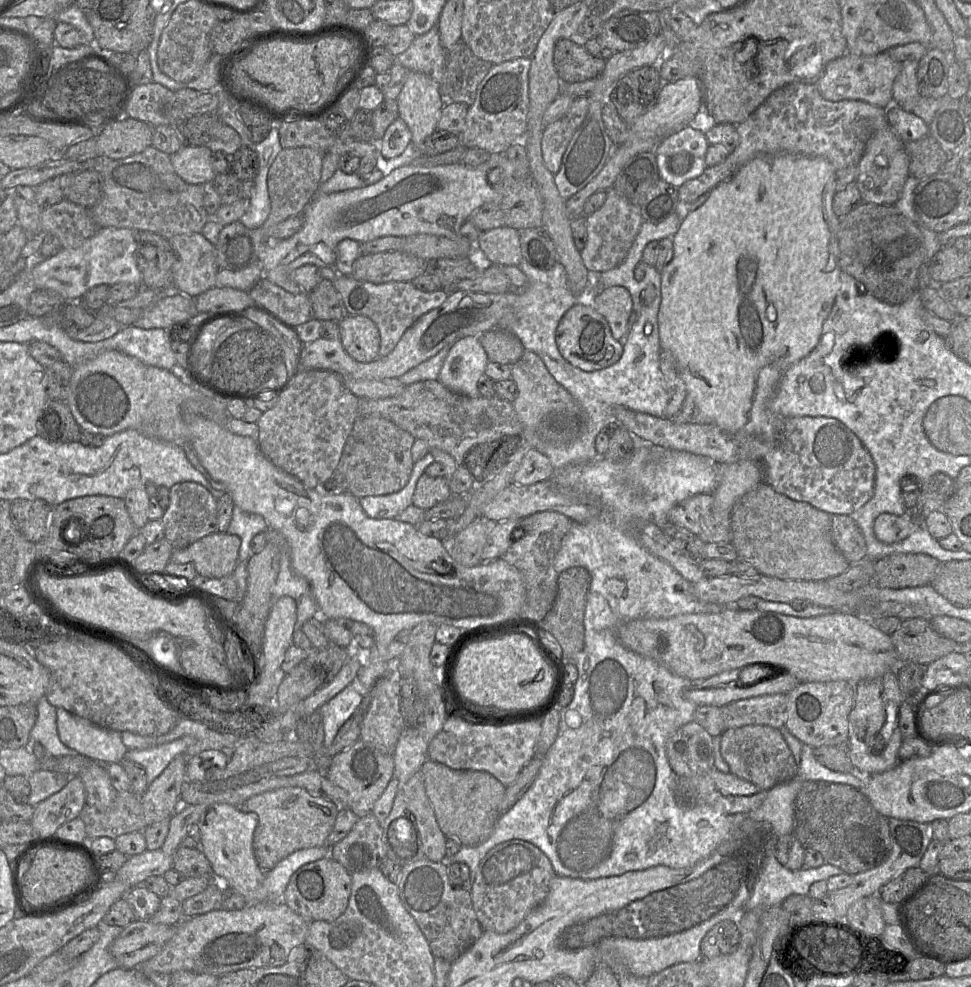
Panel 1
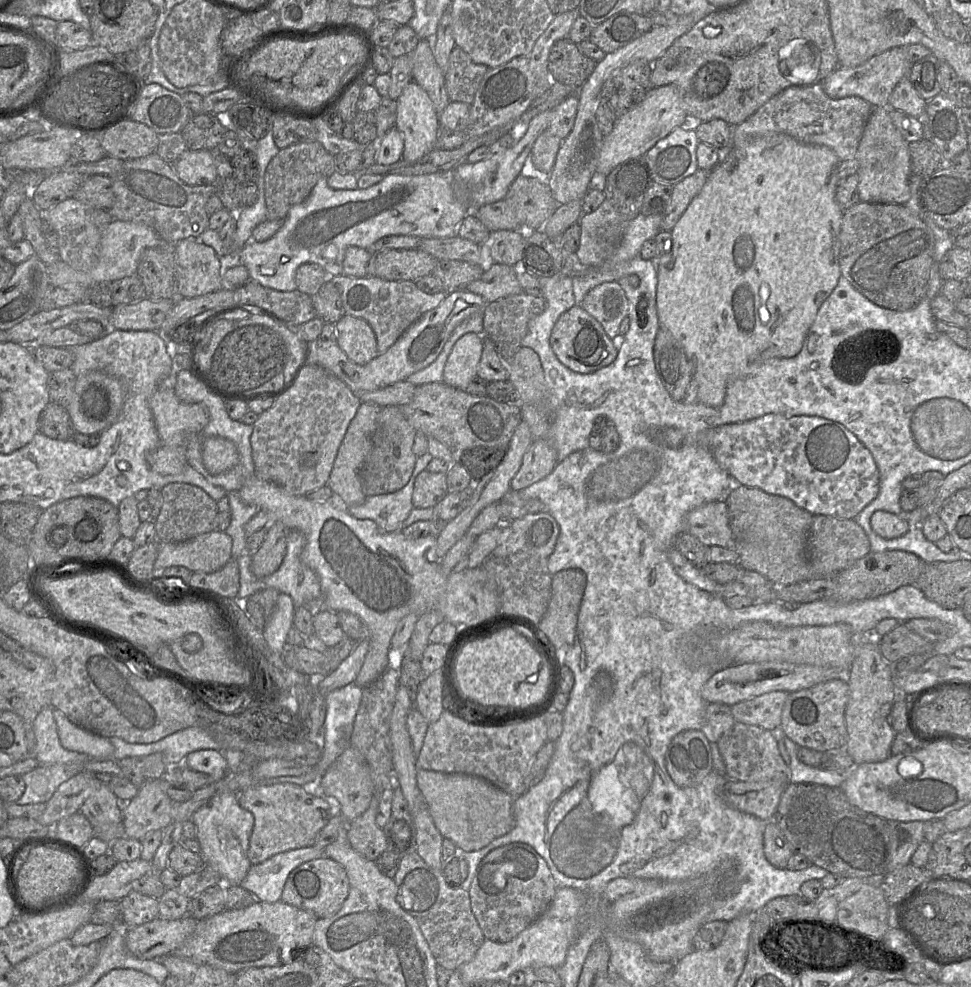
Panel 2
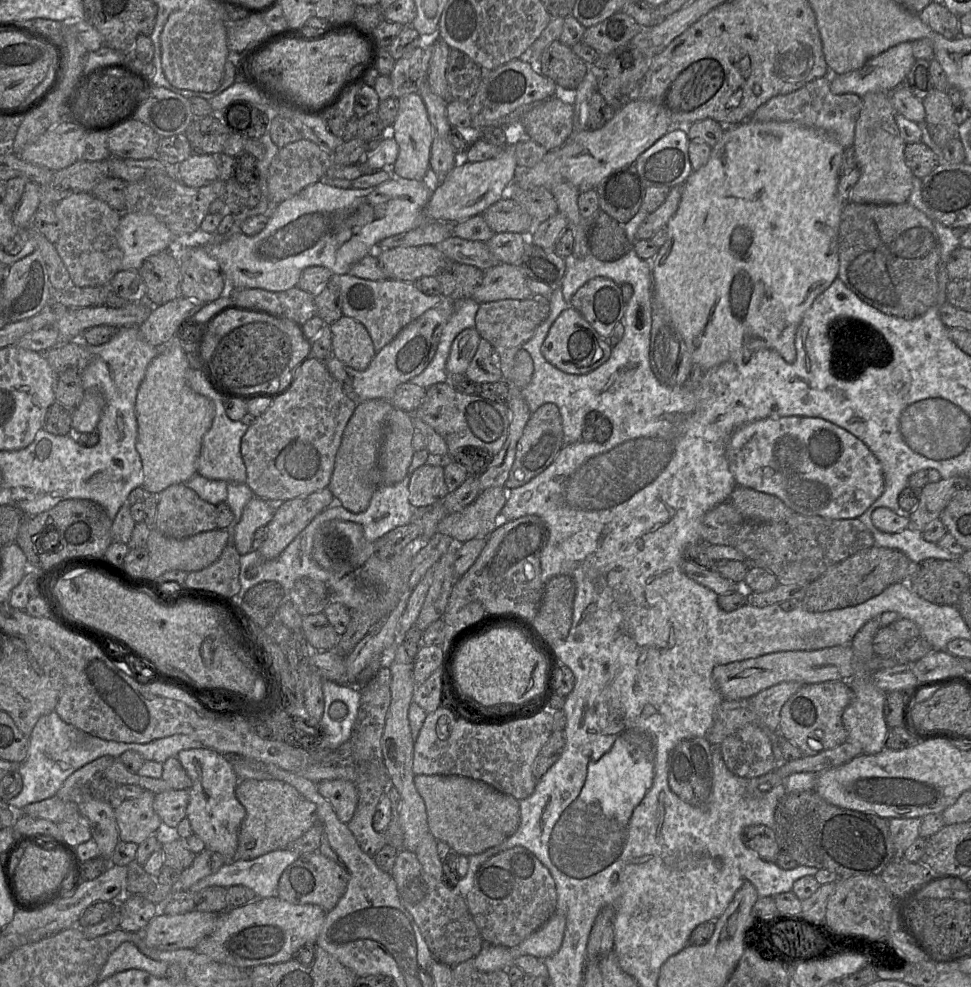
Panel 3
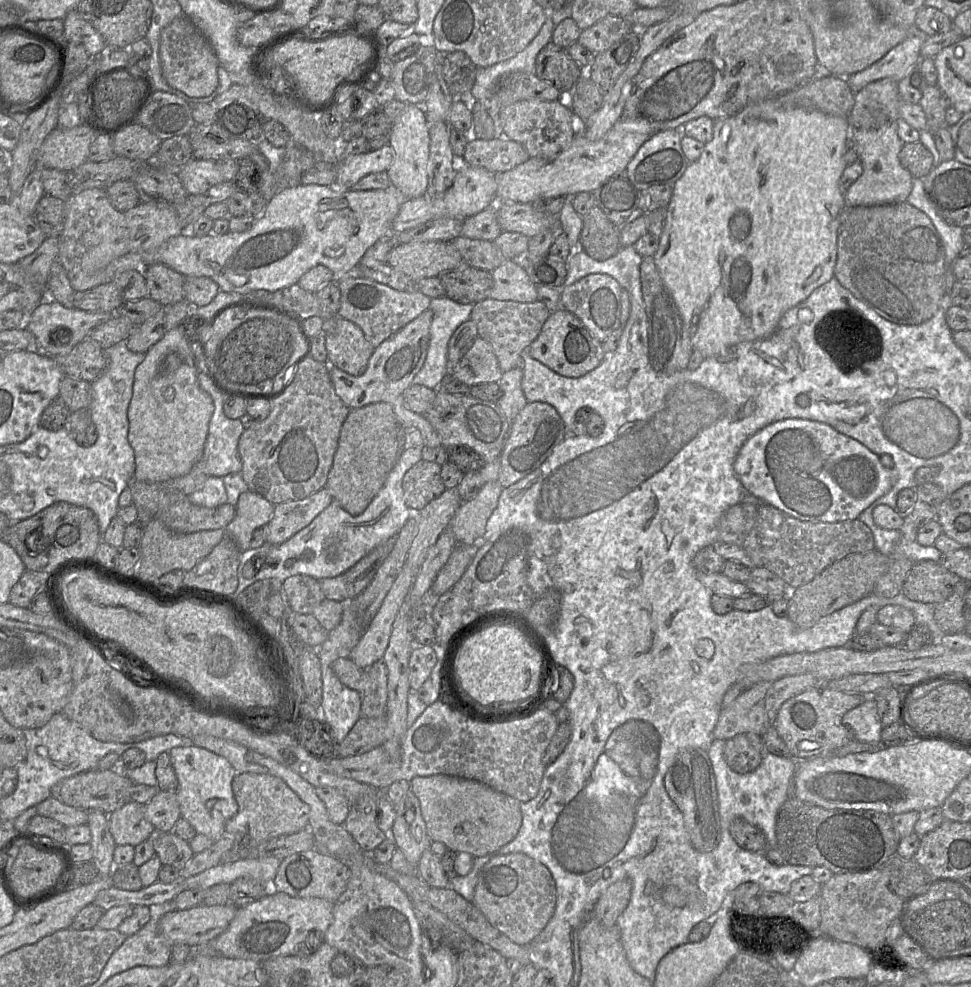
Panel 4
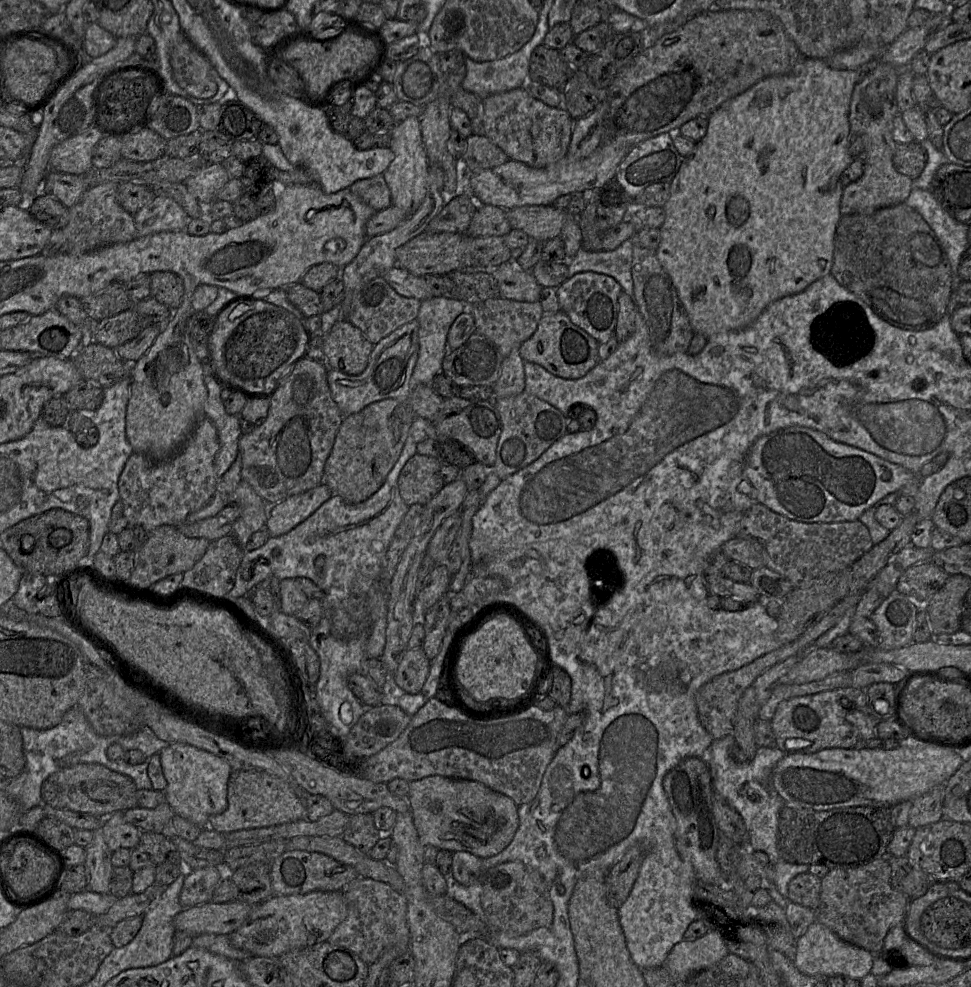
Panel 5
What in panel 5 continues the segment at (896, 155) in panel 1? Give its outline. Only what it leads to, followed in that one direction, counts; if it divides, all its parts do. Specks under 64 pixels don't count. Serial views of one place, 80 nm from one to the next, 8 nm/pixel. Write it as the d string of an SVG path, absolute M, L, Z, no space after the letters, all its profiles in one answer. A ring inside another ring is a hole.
M877 60L873 68L862 75L853 89L849 104L849 122L851 131L860 135L864 141L864 156L862 157L865 162L865 171L858 180L843 187L840 201L841 215L853 213L872 214L880 208L903 203L913 188L913 179L899 173L893 164L893 155L897 144L892 135L893 120L897 115L901 114L895 100L899 74L900 71L892 65Z

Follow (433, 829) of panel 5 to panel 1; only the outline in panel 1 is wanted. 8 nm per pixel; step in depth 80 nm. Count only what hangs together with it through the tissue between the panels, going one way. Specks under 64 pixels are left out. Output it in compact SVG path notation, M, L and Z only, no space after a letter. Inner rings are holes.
M429 759L420 772L438 825L446 837L458 839L462 846L477 846L489 838L501 816L500 803L505 795L506 787L498 779L487 772L455 770Z

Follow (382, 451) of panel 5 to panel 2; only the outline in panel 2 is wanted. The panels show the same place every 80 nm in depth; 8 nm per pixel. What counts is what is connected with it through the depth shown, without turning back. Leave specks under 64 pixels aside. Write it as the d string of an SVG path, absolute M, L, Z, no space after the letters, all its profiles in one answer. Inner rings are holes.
M362 402L355 417L350 422L343 441L338 449L336 459L328 480L328 486L334 494L342 498L348 507L356 506L365 501L365 495L359 472L372 447L372 435L376 429L377 417L381 408L375 404Z

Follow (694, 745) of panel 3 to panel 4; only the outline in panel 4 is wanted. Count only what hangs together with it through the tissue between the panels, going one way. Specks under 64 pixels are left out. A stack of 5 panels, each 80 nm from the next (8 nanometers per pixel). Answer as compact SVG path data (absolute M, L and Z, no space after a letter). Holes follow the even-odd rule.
M708 749L681 750L664 777L664 785L668 795L683 814L693 847L700 852L711 852L716 849L721 839L721 826L716 779Z

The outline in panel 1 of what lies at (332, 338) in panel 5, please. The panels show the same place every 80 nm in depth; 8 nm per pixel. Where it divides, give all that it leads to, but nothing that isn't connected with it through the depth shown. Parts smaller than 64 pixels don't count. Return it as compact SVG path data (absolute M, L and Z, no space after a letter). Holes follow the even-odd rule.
M347 315L339 323L339 338L348 355L360 363L379 357L380 333L375 323L362 315Z

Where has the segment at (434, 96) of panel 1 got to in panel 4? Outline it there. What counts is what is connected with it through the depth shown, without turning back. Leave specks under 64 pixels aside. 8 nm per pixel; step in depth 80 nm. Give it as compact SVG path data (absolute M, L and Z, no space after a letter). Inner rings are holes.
M408 104L389 130L389 144L394 149L394 161L387 174L390 183L408 199L419 198L428 187L428 165L430 158L430 134L426 114L422 105Z

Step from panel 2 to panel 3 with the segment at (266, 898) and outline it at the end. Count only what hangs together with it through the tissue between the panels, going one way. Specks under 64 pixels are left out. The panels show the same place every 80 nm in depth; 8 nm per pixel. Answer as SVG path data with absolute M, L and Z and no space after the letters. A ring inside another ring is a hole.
M275 850L251 860L233 860L184 890L198 893L210 886L243 885L252 889L258 898L277 896L283 871L300 855L294 851Z

